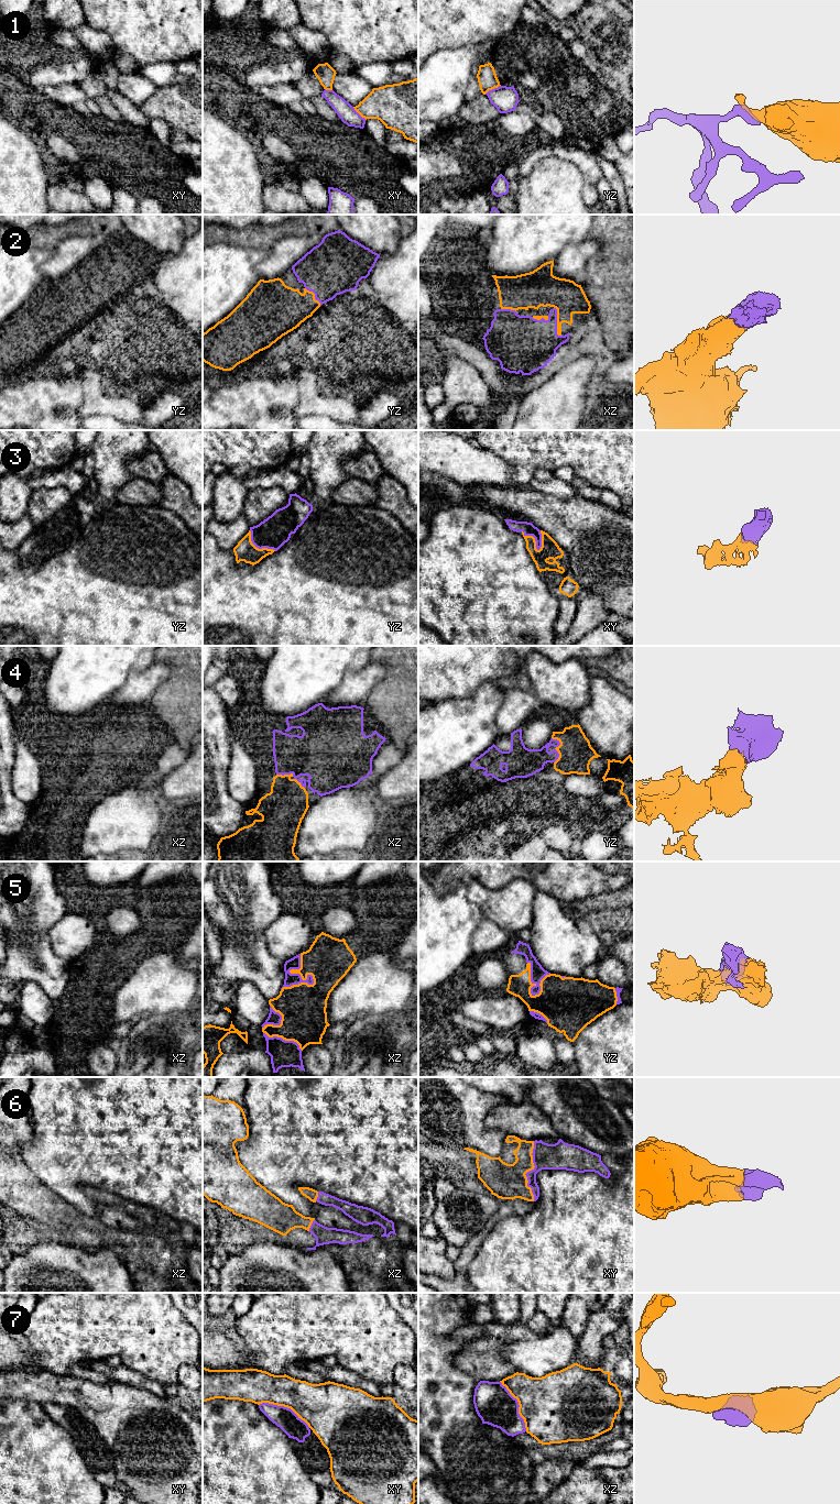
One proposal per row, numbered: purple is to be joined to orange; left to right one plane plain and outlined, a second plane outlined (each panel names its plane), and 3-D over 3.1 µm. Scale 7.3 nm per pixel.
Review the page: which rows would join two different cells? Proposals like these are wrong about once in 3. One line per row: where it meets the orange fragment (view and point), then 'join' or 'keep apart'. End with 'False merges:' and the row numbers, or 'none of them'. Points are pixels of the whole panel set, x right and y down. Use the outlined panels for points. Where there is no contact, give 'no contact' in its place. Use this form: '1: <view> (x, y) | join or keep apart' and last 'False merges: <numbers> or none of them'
1: yz (492, 88) | keep apart
2: xz (557, 322) | join
3: xy (534, 538) | join
4: yz (555, 748) | join
5: xz (297, 973) | join
6: xy (528, 1171) | join
7: xy (284, 1406) | keep apart
False merges: 1, 7

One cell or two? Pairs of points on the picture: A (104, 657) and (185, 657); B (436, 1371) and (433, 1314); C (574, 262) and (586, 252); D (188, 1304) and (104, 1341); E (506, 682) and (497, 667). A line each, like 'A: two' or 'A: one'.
A: two
B: one
C: one
D: two
E: two

